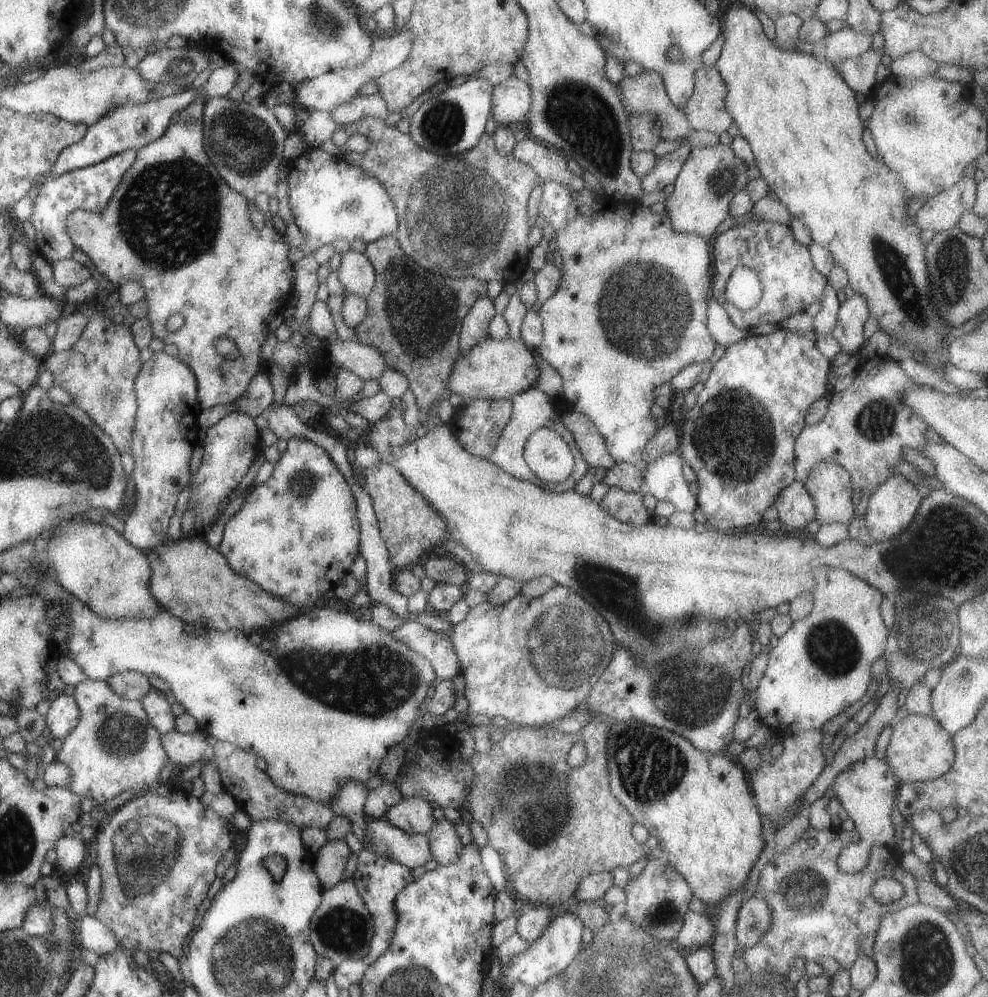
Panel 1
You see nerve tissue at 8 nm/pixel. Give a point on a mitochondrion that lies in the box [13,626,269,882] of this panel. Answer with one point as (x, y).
(122, 737)

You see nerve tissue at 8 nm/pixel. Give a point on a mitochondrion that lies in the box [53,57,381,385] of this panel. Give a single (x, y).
(192, 187)

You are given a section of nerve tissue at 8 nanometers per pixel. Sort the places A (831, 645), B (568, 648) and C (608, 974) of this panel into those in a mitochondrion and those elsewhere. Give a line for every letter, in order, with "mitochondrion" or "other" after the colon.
A: mitochondrion
B: mitochondrion
C: mitochondrion

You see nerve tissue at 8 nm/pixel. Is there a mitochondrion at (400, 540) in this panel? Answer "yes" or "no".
yes

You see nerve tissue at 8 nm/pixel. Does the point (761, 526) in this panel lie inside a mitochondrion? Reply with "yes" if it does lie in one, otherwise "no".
no

